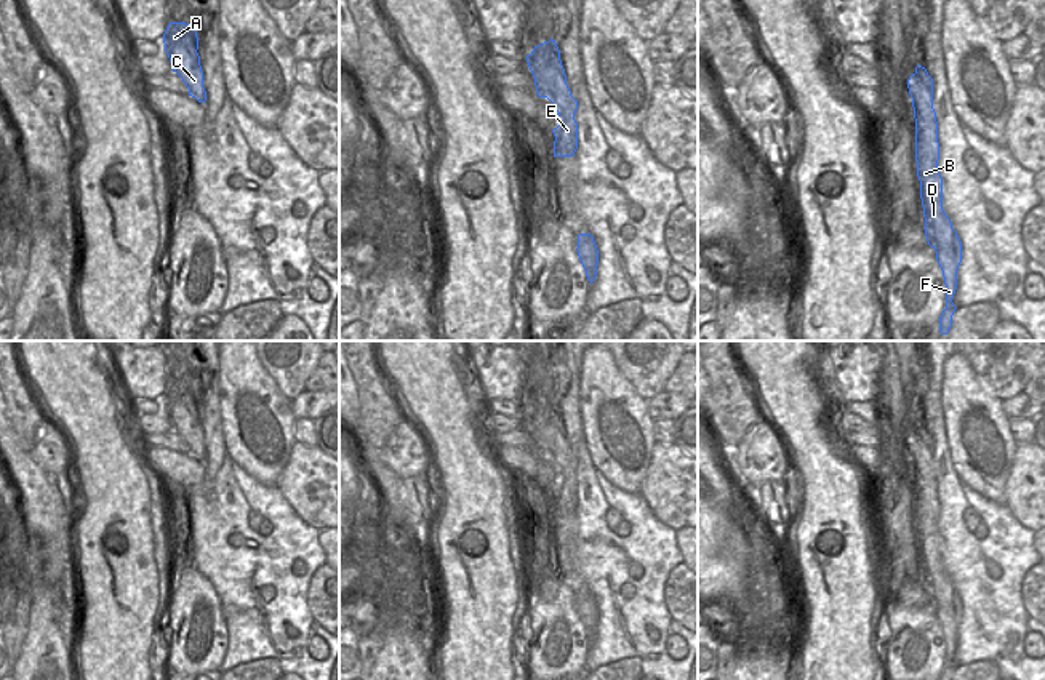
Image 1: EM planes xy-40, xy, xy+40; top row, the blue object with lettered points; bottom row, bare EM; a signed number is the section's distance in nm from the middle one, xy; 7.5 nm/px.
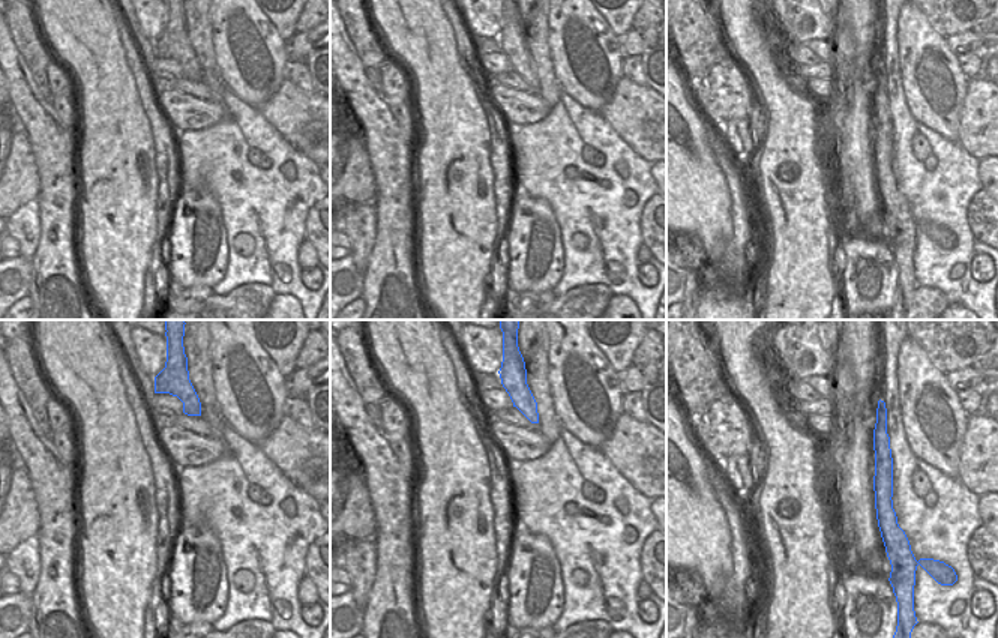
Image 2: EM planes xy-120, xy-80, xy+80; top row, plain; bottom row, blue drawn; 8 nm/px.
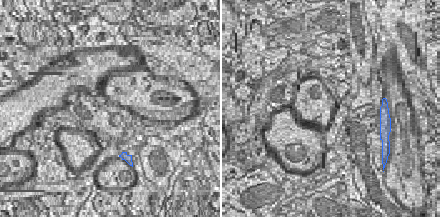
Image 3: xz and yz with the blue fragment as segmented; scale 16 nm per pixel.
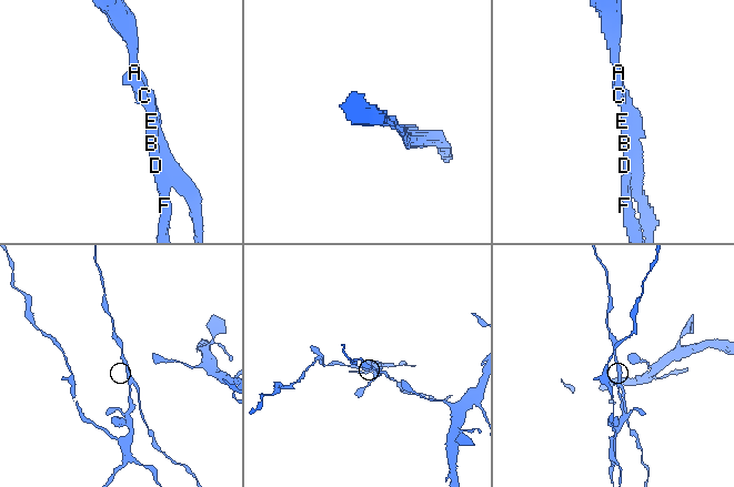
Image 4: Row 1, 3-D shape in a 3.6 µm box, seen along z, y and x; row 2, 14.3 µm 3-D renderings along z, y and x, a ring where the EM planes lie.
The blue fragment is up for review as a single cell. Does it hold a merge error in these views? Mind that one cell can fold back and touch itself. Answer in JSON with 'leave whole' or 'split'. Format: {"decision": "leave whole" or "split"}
{"decision": "split"}

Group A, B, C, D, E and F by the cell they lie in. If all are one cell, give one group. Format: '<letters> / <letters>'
A C / B D E F

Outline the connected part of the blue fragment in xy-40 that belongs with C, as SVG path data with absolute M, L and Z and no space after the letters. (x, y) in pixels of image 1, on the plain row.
M170 381L163 392L163 402L171 427L189 446L189 454L195 456L198 461L205 461L206 450L203 446L200 414L197 411L197 390L186 381Z

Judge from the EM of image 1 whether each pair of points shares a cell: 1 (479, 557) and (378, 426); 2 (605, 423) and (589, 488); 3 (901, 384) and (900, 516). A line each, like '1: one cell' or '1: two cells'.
1: two cells
2: two cells
3: one cell

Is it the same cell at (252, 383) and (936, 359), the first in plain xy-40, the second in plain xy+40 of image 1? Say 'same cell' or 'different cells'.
different cells

